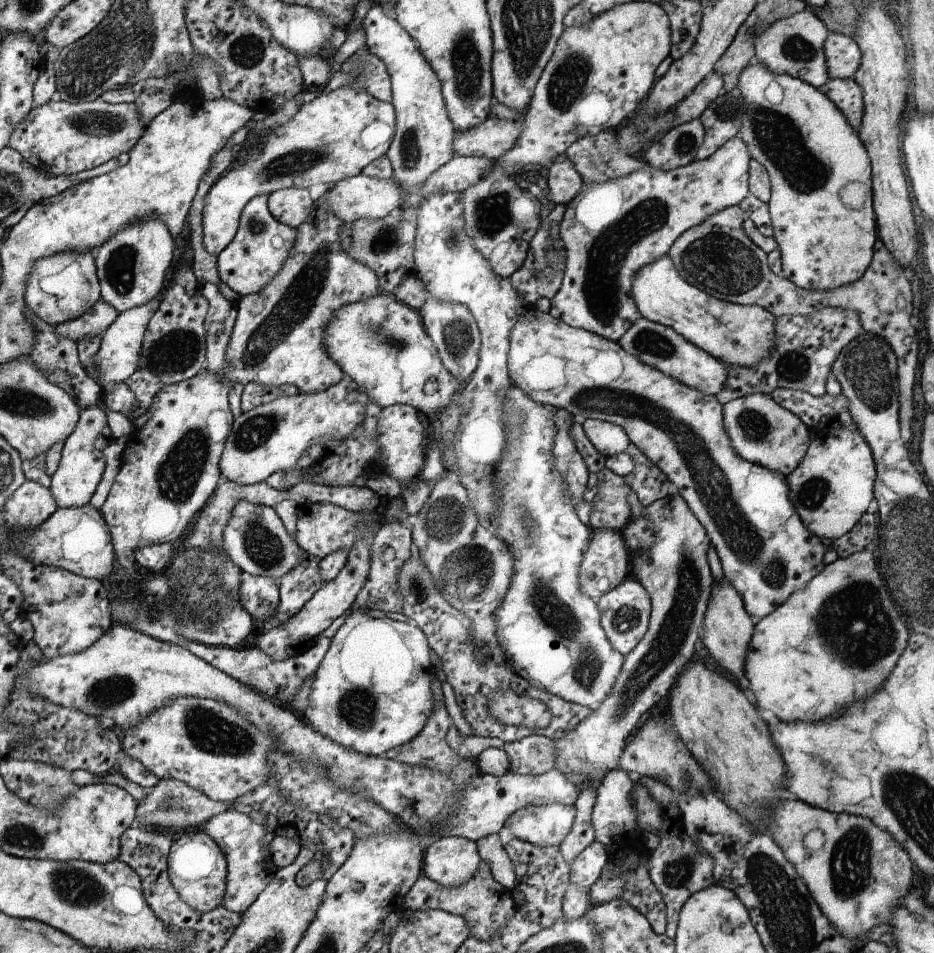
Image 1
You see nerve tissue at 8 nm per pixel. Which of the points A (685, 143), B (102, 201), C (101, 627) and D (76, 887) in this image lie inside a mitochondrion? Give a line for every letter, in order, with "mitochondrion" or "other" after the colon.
A: mitochondrion
B: other
C: other
D: mitochondrion

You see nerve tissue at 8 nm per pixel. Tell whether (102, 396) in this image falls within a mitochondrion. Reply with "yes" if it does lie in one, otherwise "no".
no

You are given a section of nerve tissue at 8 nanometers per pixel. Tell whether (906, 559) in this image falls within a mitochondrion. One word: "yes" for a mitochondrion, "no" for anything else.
yes

